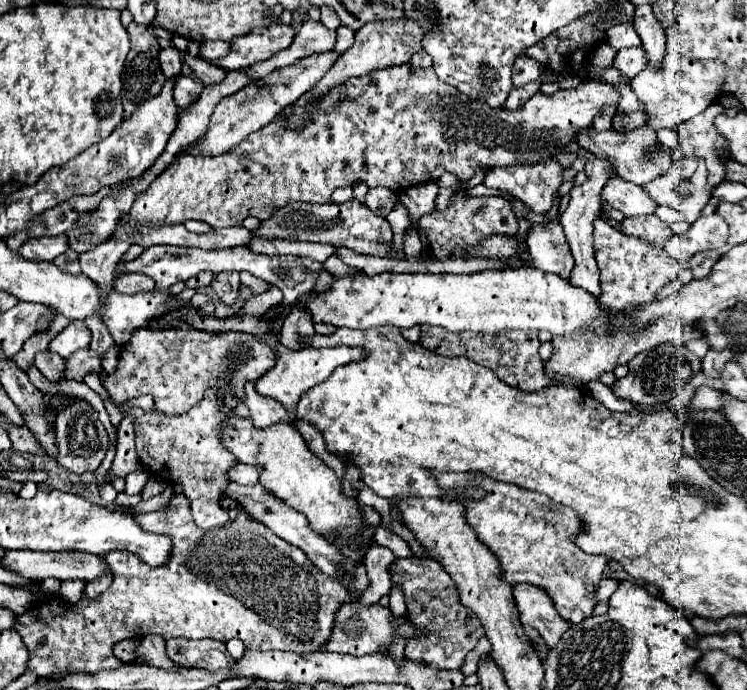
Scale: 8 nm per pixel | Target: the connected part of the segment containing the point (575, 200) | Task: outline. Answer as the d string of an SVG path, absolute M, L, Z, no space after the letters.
M580 149L580 155L586 159L588 179L570 191L570 203L560 217L560 225L564 227L564 235L566 235L566 241L572 249L572 257L574 257L574 269L572 269L570 283L586 289L590 295L598 297L600 295L600 279L598 279L598 267L596 267L594 249L592 249L592 221L600 215L600 205L602 205L600 189L606 185L610 175L616 173L616 169L612 167L612 163L608 159L600 159L594 153L588 153L586 149Z

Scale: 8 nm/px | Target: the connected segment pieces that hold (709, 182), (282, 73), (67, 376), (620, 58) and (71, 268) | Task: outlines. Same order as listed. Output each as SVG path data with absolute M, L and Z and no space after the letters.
M712 103L698 117L692 117L690 121L680 124L676 129L680 135L680 147L672 152L673 166L664 175L658 175L650 183L642 185L642 189L656 205L674 207L688 223L694 223L700 217L716 185L724 181L724 163L720 163L716 155L716 147L724 147L724 141L716 137L716 129L712 125L712 119L724 111L726 109L720 103Z
M328 51L328 53L318 53L318 55L298 59L294 65L278 69L276 73L270 73L268 77L264 77L258 83L250 83L240 93L224 97L212 113L206 135L200 137L200 141L196 141L190 147L194 149L194 153L208 153L208 155L220 155L220 153L226 153L228 149L236 147L246 135L268 125L286 105L292 105L304 93L308 93L324 77L324 73L338 59L338 55L340 53L336 53L336 51Z
M78 349L70 359L66 359L66 369L62 379L64 381L84 381L88 373L100 375L100 357L92 349Z
M620 49L616 59L614 59L614 67L620 71L620 75L624 79L634 79L646 65L644 65L644 49Z
M68 248L63 254L59 255L54 264L62 271L66 271L73 275L81 273L79 255L72 249Z

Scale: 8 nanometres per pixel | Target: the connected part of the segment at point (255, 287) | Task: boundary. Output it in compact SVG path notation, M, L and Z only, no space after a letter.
M240 273L240 281L242 281L254 295L258 295L258 293L262 293L262 291L268 291L268 283L252 277L250 273Z

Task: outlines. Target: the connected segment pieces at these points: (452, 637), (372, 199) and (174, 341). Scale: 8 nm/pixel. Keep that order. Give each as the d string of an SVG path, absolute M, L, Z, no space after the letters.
M396 559L388 567L392 585L400 587L406 599L410 623L424 633L422 643L410 643L404 649L404 657L414 663L424 663L434 669L460 669L466 655L484 637L484 627L472 617L470 609L460 605L460 597L448 573L444 573L438 561L424 559Z
M374 187L366 193L364 203L372 213L386 217L394 209L394 205L398 203L398 195L394 191L388 191L386 187Z
M176 325L176 329L138 329L132 339L120 347L120 359L114 373L109 374L104 382L105 388L115 403L151 395L154 397L156 409L172 415L186 413L192 405L200 401L204 391L210 385L218 389L224 383L230 383L238 395L242 395L242 387L246 381L260 379L268 369L276 363L274 351L258 337L248 337L246 333L224 333L224 337L212 337L212 333L200 333L196 329L184 329L184 325Z

